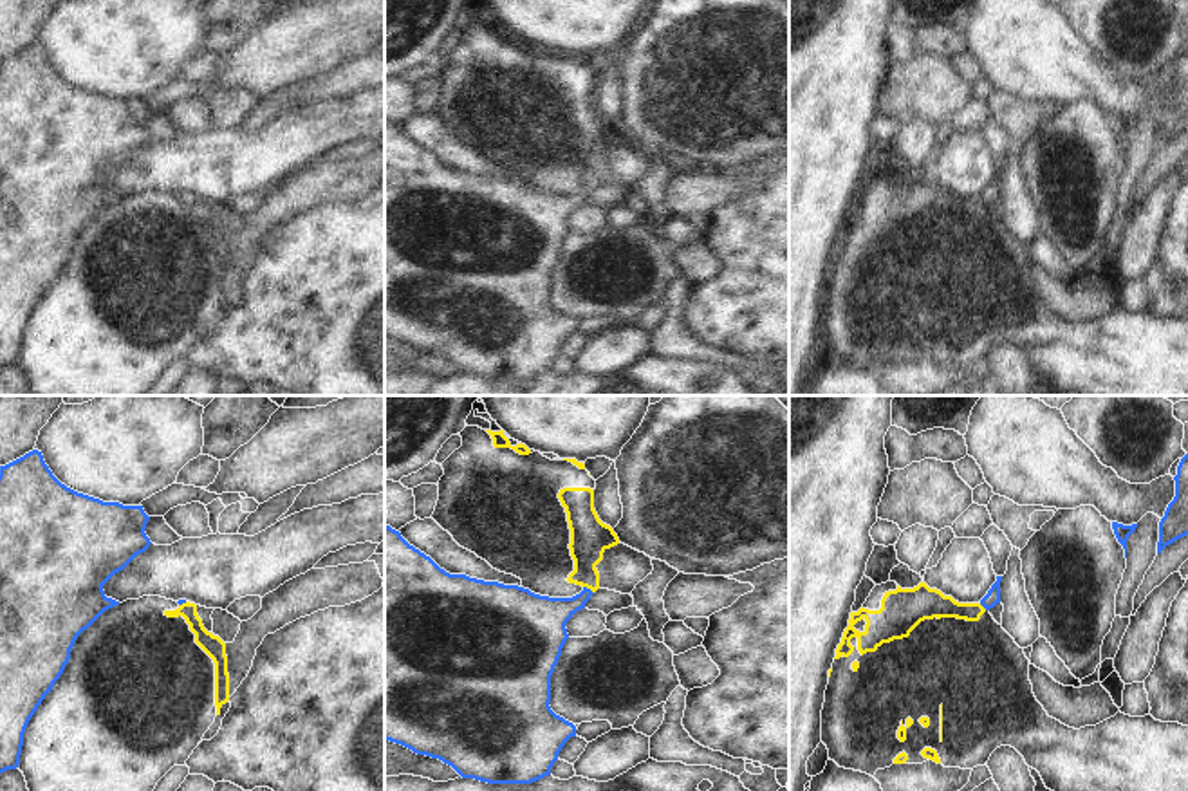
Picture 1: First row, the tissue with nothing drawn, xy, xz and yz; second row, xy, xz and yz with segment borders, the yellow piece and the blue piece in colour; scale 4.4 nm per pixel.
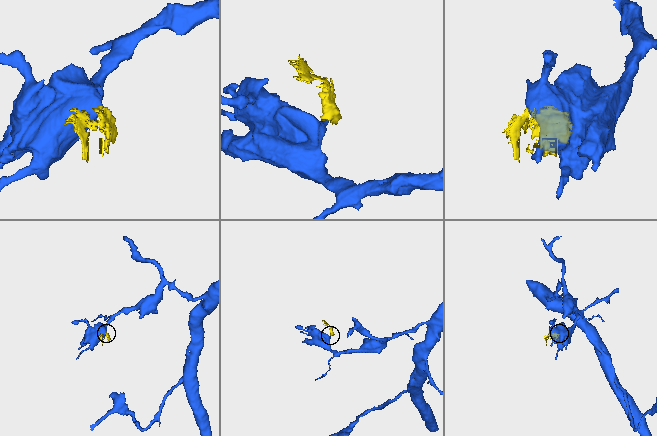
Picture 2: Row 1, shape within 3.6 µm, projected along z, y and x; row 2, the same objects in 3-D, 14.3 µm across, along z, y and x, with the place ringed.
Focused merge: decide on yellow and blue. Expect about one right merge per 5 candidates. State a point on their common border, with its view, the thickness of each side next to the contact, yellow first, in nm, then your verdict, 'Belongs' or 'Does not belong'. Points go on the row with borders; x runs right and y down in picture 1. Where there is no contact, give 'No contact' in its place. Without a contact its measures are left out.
Touches yellow at xz (589, 587). Thickness 180 nm (yellow) against 200 nm. Does not belong

